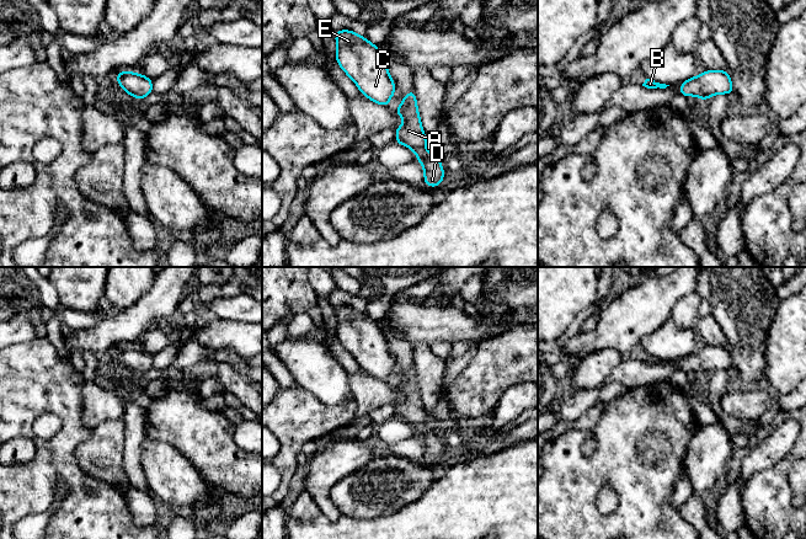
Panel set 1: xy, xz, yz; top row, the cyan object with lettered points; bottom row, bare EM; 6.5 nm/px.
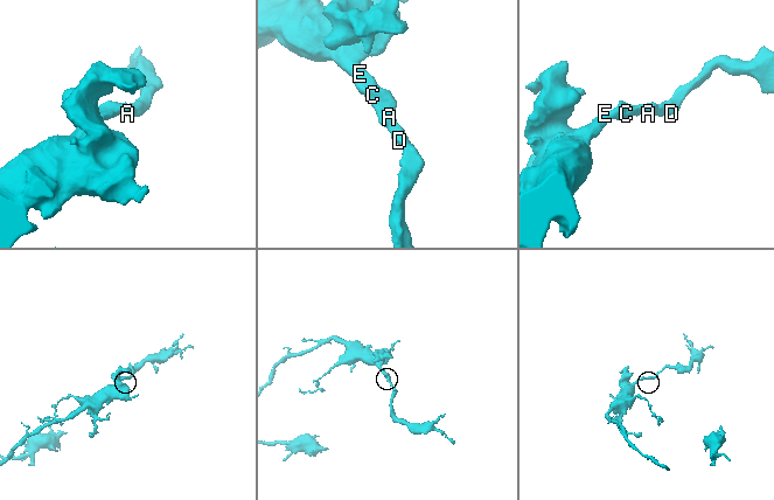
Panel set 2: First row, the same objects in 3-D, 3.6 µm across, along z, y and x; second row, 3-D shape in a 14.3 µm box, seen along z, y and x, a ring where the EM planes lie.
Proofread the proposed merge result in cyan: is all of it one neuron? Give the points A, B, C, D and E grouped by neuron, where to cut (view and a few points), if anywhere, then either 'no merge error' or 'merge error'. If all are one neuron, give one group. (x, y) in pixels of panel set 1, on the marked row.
A B C D E; no cut; no merge error

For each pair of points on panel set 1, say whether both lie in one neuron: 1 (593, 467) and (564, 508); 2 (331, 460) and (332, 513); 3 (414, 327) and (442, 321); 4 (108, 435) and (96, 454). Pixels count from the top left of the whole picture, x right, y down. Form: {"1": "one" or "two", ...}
{"1": "one", "2": "one", "3": "one", "4": "one"}

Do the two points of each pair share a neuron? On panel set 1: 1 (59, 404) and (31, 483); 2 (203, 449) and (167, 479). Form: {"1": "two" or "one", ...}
{"1": "one", "2": "two"}

